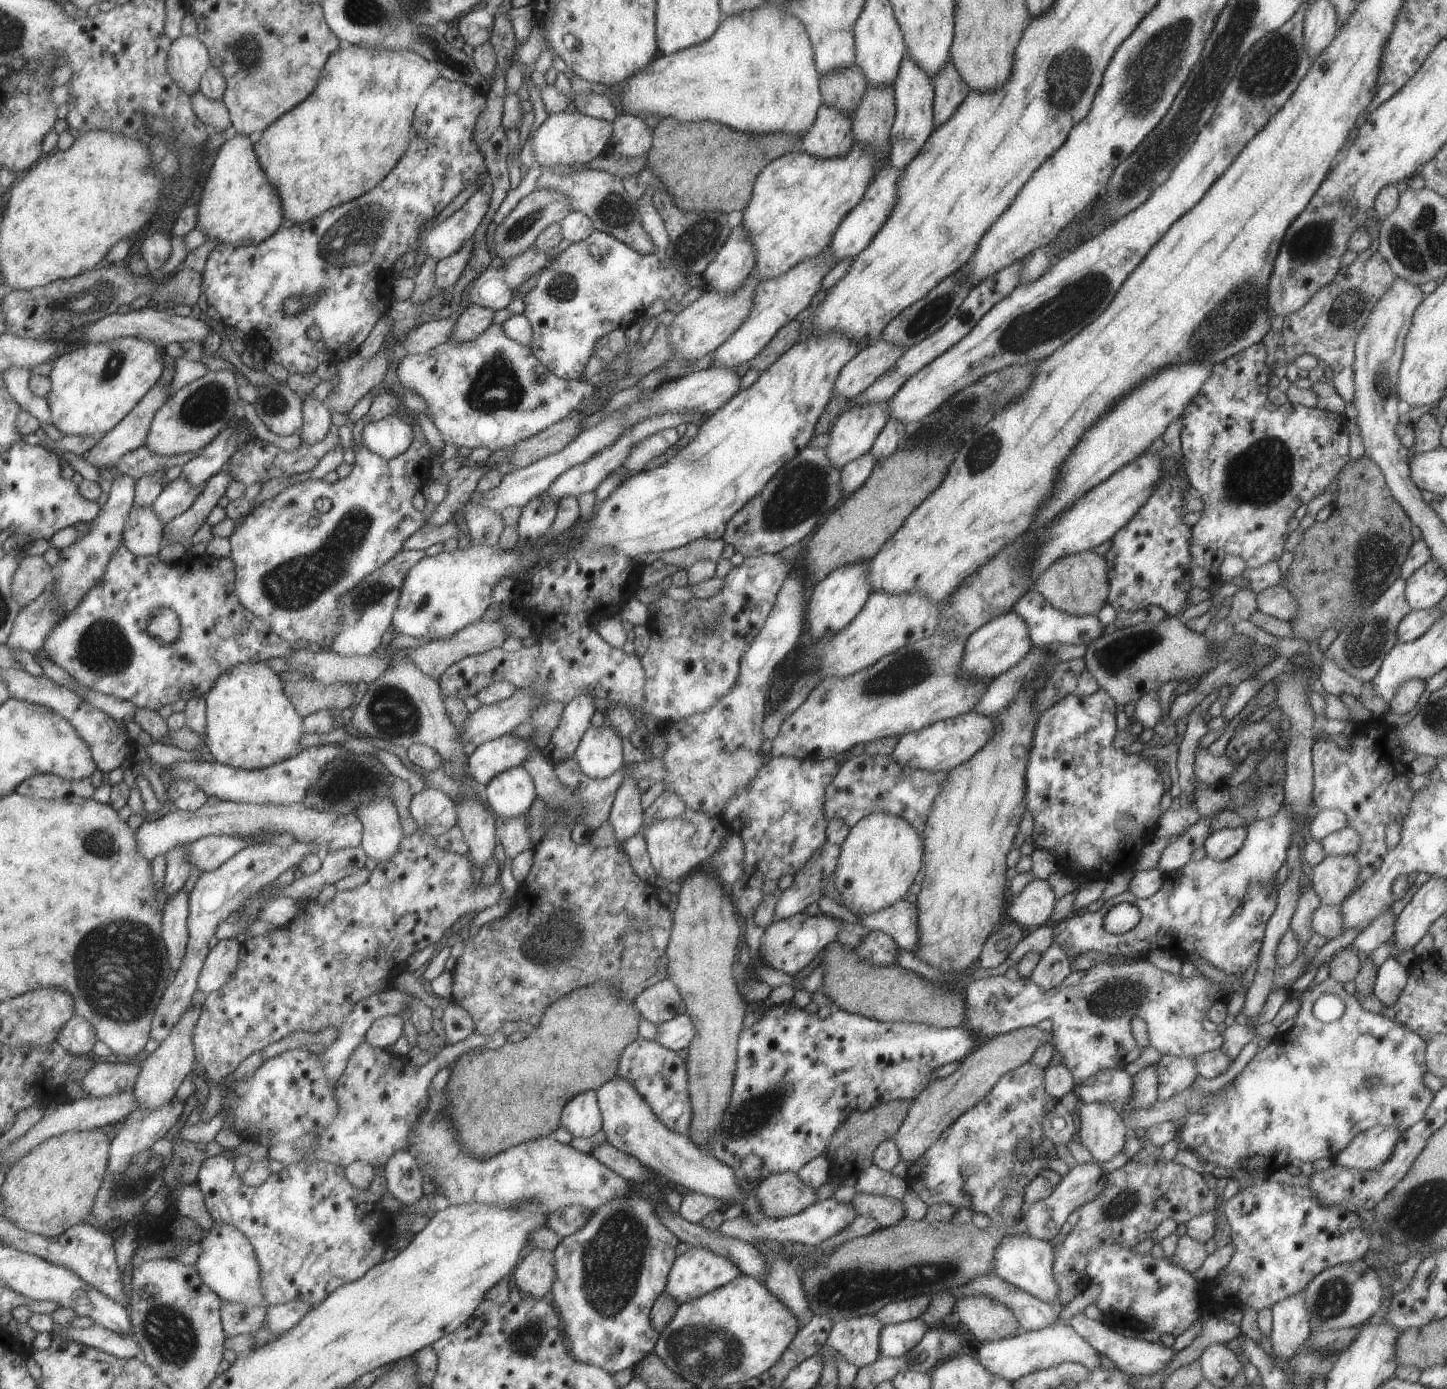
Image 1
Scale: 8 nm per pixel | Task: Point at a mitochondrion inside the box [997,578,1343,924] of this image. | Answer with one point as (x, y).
(1116, 657)

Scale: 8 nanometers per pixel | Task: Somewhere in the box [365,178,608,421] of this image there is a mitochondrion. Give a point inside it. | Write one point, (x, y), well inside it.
(497, 387)

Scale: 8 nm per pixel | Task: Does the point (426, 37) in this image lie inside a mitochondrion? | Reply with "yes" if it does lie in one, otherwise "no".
yes

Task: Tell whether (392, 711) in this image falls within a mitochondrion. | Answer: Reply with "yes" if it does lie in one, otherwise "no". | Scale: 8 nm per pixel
yes

